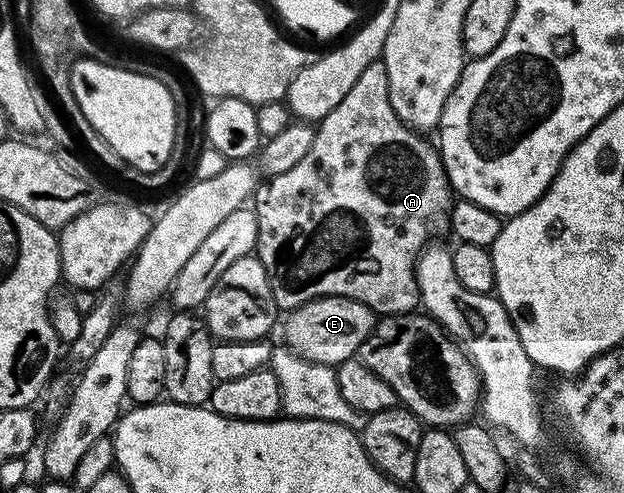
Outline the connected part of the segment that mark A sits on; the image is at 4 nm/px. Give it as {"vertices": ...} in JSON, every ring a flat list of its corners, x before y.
{"vertices":[[380,60,369,64,369,68,365,68,365,72,361,72,361,77,353,84,353,88,349,88,349,93,341,99,341,104,337,104,337,108,333,108,333,112,329,112,329,116,325,116,315,126,315,139,313,144,309,148,309,153,306,154,295,167,290,168,287,172,283,172,275,177,268,177,266,181,262,183,256,189,253,195,253,209,255,212,255,219,257,220,257,240,255,241,254,253,261,260,261,264,265,268,267,273,267,279,271,285,271,291,275,297,275,303,279,306,280,311,290,312,295,309,296,306,305,304,306,302,312,302,314,298,352,298,357,300,361,304,365,304,370,310,374,310,376,315,379,316,394,316,396,314,410,314,420,305,419,289,417,288,417,280,415,279,415,264,419,260,419,255,427,249,431,238,434,234,448,233,451,225,451,207,453,205,453,191,451,188,451,181,447,179,447,173,443,167,443,159,439,156,439,151,434,145,431,146,426,142,424,135,418,130,412,130,411,127,406,126,404,122,397,116,397,112,393,112,393,104,389,104,389,76,385,72,385,64]]}

